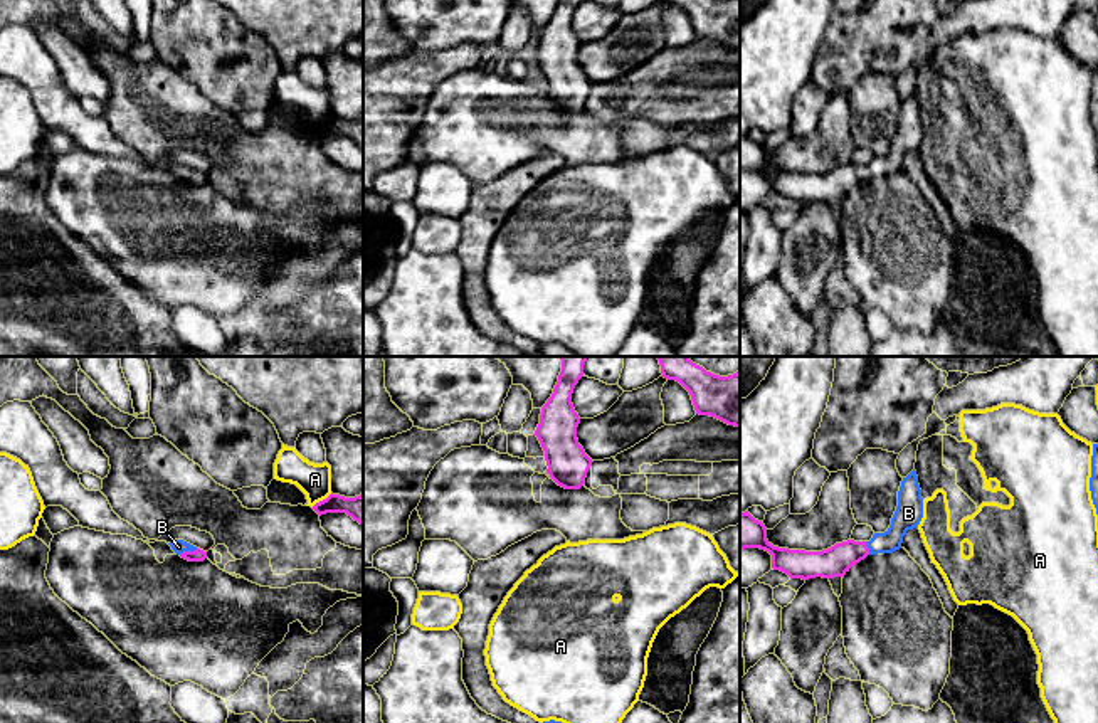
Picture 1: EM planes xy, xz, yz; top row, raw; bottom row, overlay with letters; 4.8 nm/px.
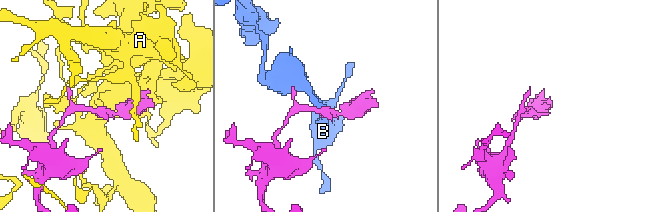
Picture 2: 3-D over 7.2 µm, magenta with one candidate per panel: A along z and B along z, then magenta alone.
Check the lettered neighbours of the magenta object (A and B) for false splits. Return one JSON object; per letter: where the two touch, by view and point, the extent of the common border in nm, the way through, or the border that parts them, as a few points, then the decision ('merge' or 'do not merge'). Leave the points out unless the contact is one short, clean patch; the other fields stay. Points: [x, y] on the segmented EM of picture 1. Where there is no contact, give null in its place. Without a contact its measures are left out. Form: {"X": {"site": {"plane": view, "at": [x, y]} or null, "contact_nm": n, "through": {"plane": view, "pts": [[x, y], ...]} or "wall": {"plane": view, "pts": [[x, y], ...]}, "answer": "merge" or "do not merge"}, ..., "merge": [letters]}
{"A": {"site": {"plane": "xy", "at": [323, 500]}, "contact_nm": 120, "wall": {"plane": "xy", "pts": [[332, 493], [311, 506]]}, "answer": "do not merge"}, "B": {"site": {"plane": "xy", "at": [189, 552]}, "contact_nm": 90, "through": {"plane": "xy", "pts": [[199, 555], [189, 552], [179, 547]]}, "answer": "merge"}, "merge": ["B"]}

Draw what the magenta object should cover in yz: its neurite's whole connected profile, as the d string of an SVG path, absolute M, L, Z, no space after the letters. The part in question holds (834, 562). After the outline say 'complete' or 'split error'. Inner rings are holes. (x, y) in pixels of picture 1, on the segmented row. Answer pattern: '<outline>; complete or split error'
M913 469L901 481L898 506L889 528L884 533L874 533L869 541L847 540L822 551L779 548L767 540L765 525L745 511L740 513L740 550L760 548L768 551L772 555L772 568L787 573L790 578L844 578L849 568L868 555L884 555L900 550L906 531L918 528L921 518L923 498L916 471Z; split error

